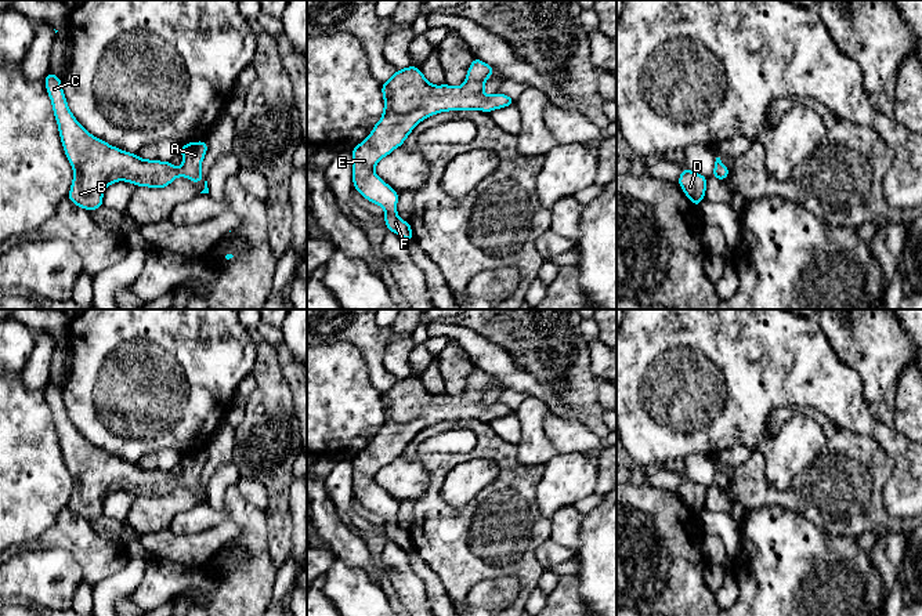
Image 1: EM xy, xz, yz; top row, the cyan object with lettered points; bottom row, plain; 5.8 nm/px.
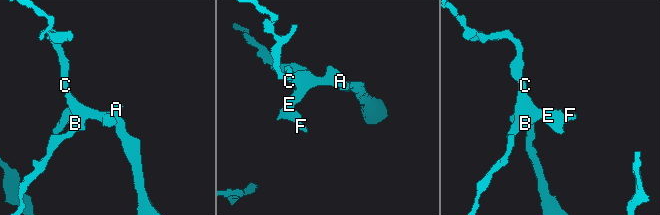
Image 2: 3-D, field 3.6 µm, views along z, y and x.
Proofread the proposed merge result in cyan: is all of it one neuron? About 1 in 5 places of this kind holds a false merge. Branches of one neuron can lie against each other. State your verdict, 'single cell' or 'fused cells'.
single cell

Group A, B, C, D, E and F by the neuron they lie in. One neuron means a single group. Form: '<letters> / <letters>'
A B C D E F

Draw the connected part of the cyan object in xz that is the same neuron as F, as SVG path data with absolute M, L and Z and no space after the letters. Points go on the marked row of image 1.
M474 57L460 87L431 84L420 68L406 66L382 83L384 108L372 133L350 153L352 156L352 184L366 200L384 209L387 231L408 242L413 240L411 222L398 217L398 192L375 174L376 164L394 149L402 146L412 130L424 119L440 112L482 110L485 115L516 104L511 97L484 94L485 81L495 69Z

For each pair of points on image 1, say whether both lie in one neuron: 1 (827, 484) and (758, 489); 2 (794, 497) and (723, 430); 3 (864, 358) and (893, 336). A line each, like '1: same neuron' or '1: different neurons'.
1: same neuron
2: different neurons
3: same neuron

